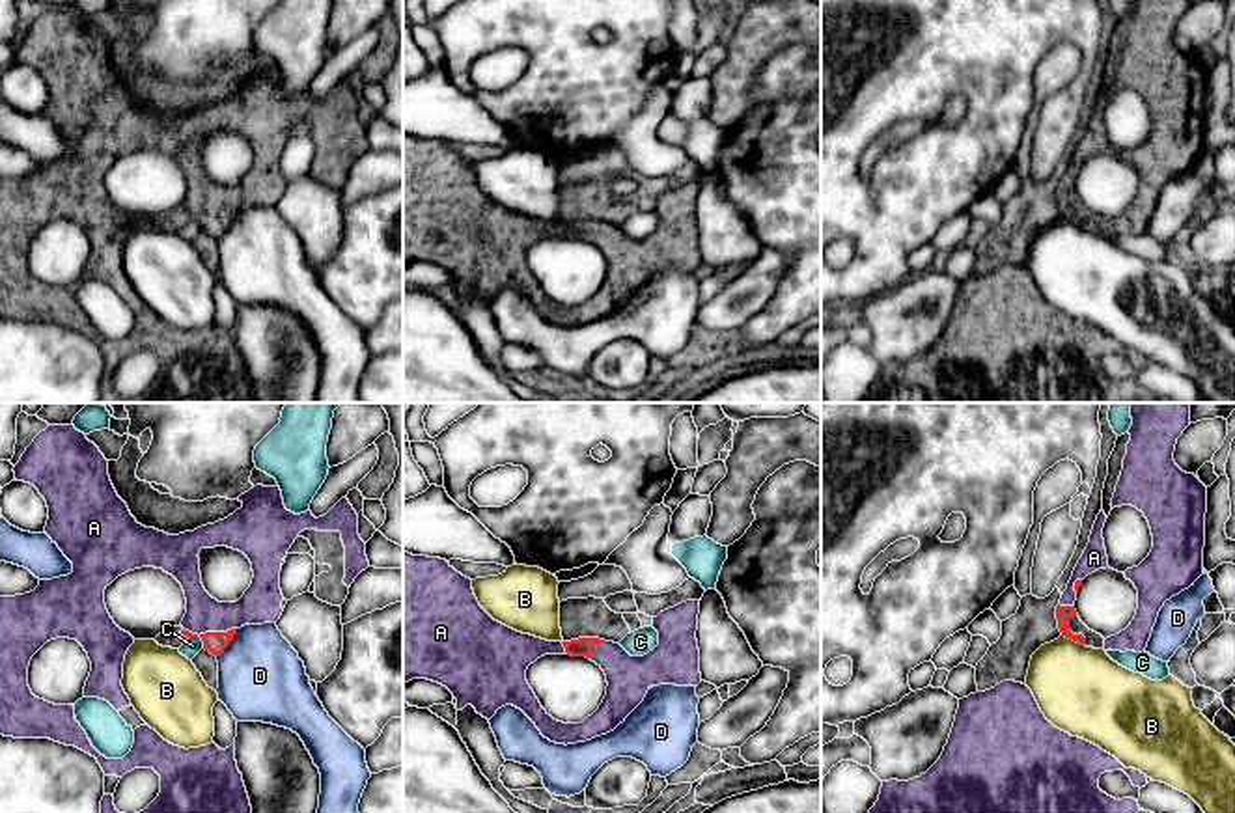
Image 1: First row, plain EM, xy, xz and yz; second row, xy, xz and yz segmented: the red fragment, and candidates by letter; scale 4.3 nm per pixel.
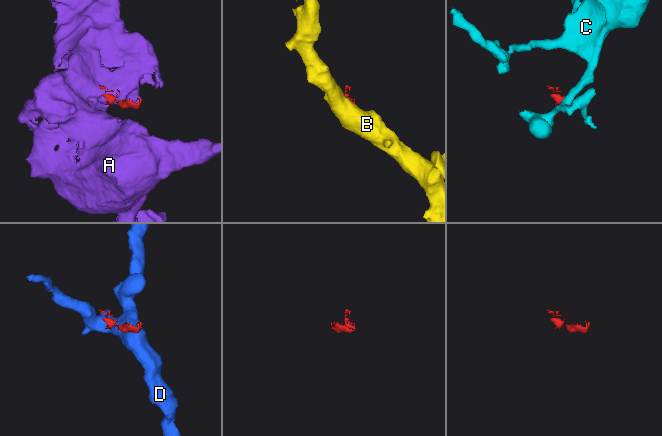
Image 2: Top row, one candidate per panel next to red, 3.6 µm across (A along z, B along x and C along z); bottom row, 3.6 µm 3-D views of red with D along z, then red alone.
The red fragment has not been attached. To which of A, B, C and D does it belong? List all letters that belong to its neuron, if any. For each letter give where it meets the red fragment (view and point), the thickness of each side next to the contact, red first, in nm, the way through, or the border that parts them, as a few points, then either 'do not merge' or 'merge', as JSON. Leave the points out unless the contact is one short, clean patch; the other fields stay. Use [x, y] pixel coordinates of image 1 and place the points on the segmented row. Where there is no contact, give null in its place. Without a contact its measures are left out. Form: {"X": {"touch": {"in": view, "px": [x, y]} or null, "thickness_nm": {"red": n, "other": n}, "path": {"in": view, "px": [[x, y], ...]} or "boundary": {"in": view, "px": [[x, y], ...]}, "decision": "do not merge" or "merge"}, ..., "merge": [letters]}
{"A": {"touch": {"in": "xy", "px": [209, 633]}, "thickness_nm": {"red": 100, "other": 160}, "decision": "merge"}, "B": {"touch": {"in": "yz", "px": [1073, 640]}, "thickness_nm": {"red": 60, "other": 380}, "boundary": {"in": "yz", "px": [[1062, 634], [1084, 646]]}, "decision": "do not merge"}, "C": {"touch": {"in": "xy", "px": [200, 636]}, "thickness_nm": {"red": 100, "other": 80}, "boundary": {"in": "xy", "px": [[189, 636], [198, 636], [204, 647]]}, "decision": "do not merge"}, "D": {"touch": {"in": "xy", "px": [228, 644]}, "thickness_nm": {"red": 100, "other": 360}, "boundary": {"in": "xy", "px": [[237, 629], [230, 644], [217, 657]]}, "decision": "do not merge"}, "merge": ["A"]}

